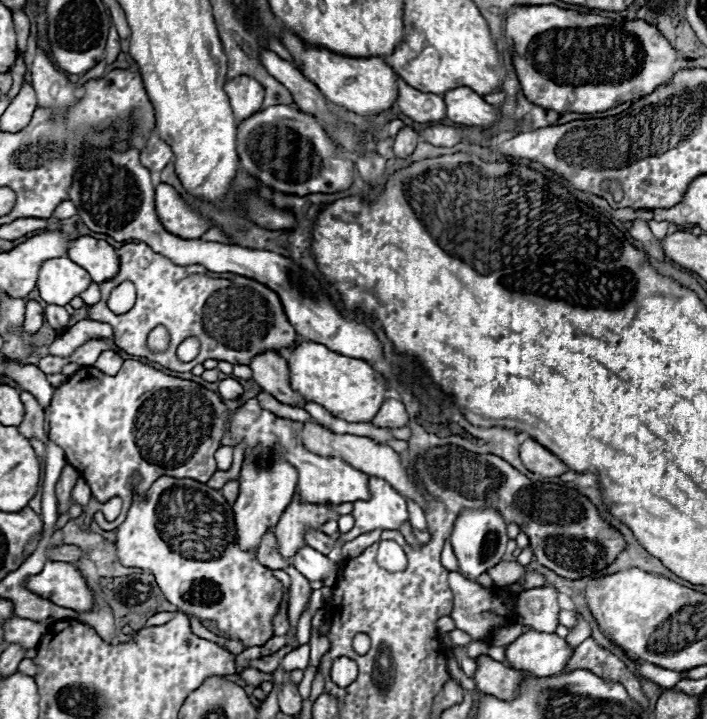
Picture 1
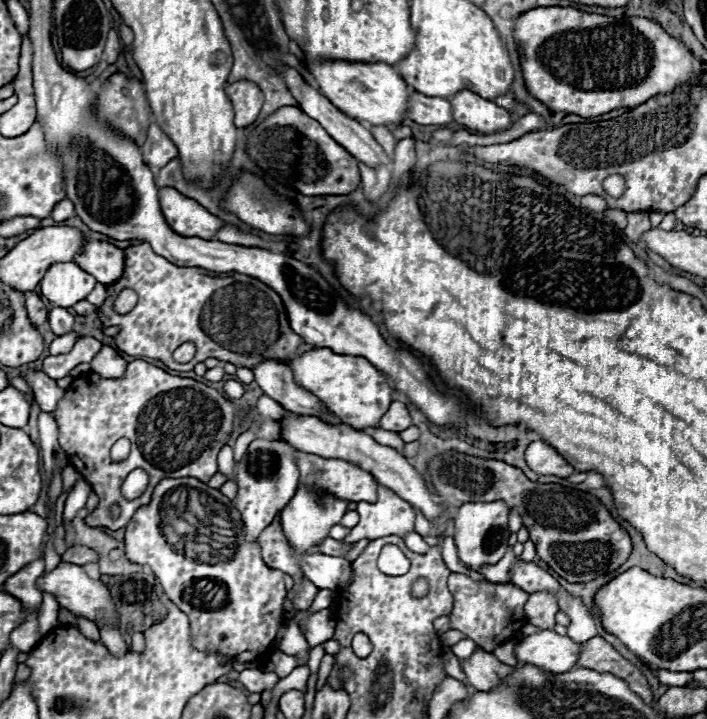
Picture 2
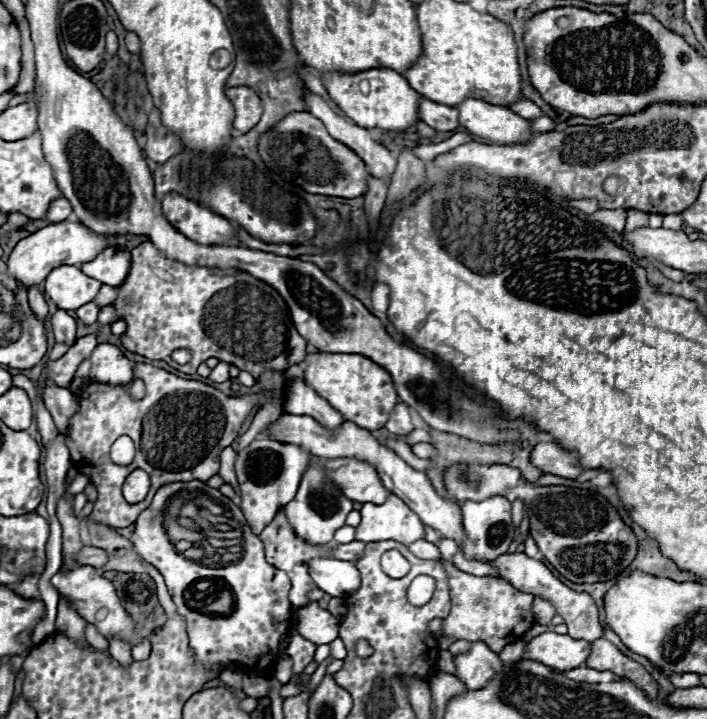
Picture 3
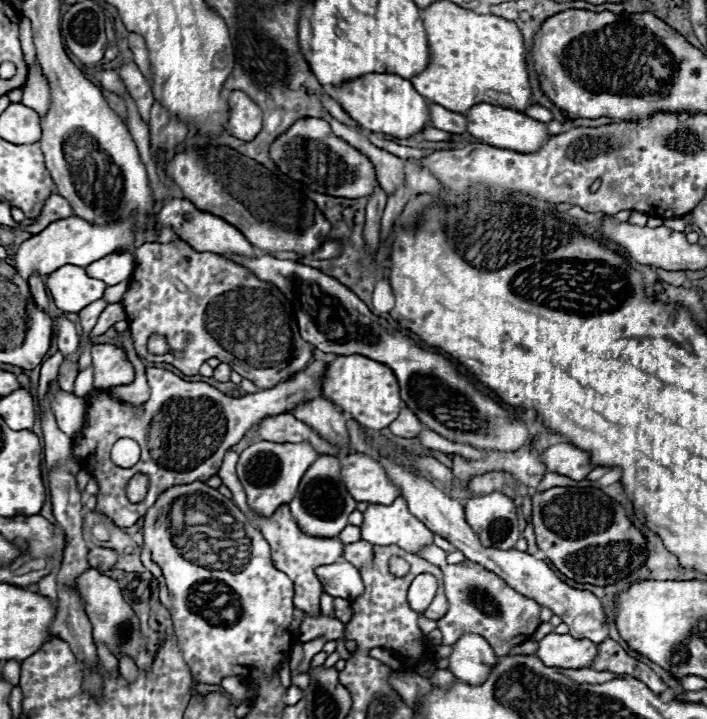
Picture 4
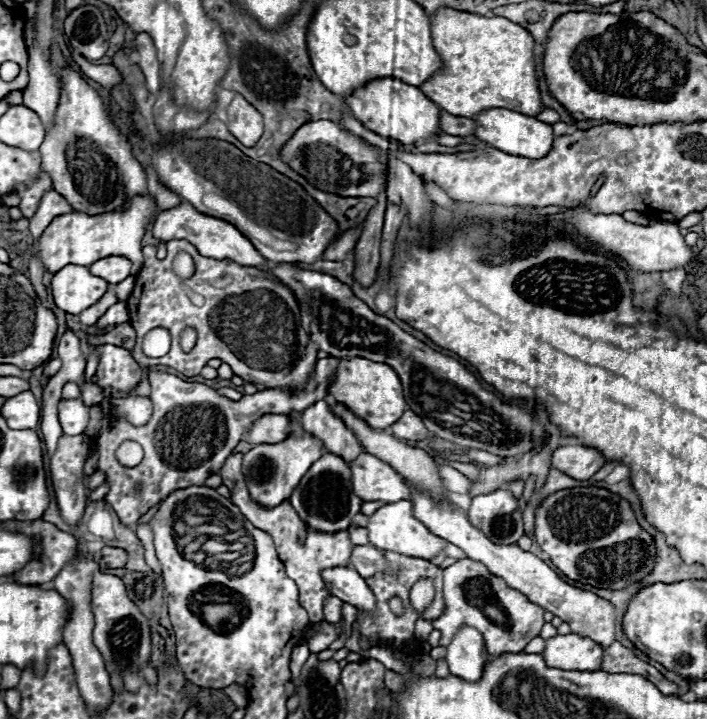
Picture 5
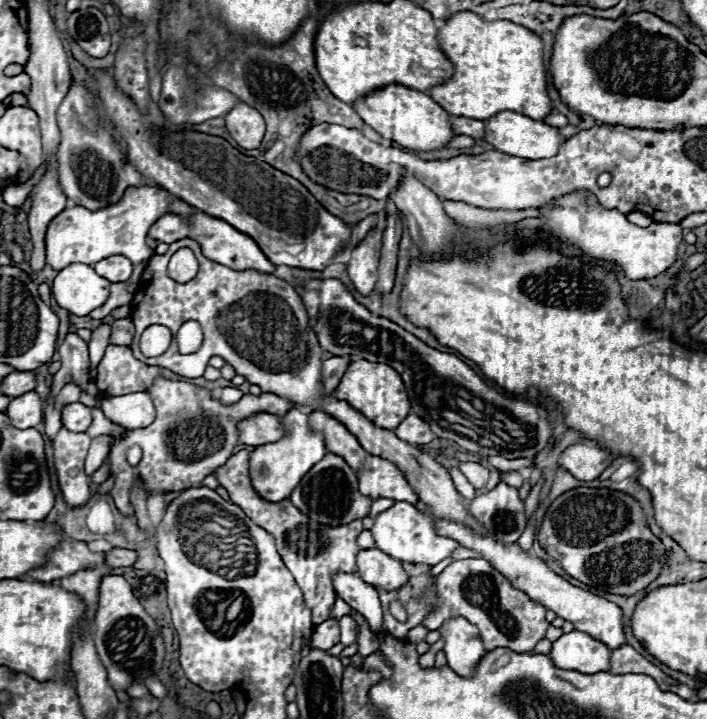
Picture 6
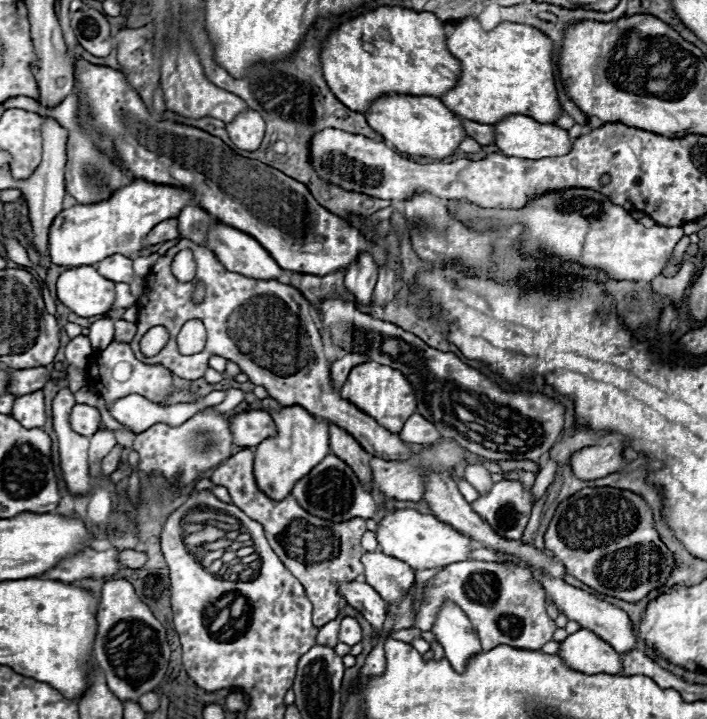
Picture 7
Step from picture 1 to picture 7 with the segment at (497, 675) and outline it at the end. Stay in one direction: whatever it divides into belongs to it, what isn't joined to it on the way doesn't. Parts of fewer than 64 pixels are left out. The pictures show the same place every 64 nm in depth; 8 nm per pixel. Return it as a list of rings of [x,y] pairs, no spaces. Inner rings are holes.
[[[450,600],[440,606],[432,632],[436,634],[436,640],[444,646],[446,658],[456,672],[462,672],[466,660],[482,650],[468,616]]]

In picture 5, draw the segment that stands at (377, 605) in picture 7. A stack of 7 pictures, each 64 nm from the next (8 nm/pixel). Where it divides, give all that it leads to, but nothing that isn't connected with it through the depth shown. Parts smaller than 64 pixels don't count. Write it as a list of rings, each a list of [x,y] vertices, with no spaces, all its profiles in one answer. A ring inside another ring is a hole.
[[[330,568],[322,572],[322,578],[326,580],[332,596],[338,596],[346,604],[352,604],[368,614],[376,612],[376,596],[354,568]]]

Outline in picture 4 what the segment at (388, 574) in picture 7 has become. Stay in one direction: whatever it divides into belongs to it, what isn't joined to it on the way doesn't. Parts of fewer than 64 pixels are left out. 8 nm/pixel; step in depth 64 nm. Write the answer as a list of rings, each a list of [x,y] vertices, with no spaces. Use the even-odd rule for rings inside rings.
[[[360,540],[360,542],[354,542],[354,544],[348,544],[344,548],[344,560],[354,564],[358,570],[362,570],[370,560],[372,560],[372,544]]]

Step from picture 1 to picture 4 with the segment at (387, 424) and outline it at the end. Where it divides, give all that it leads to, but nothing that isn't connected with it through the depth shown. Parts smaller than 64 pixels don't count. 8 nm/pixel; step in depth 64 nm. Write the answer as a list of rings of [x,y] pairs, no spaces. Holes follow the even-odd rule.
[[[402,408],[400,416],[388,428],[392,430],[392,434],[402,436],[402,438],[416,438],[424,430],[424,426],[420,424],[420,420],[408,408]]]

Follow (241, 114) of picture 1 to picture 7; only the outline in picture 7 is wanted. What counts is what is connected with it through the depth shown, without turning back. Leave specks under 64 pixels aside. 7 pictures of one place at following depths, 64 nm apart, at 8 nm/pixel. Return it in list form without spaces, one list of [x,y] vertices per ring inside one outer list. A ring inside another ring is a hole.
[[[248,110],[242,116],[236,116],[236,120],[226,126],[226,130],[236,148],[254,152],[264,138],[264,120],[258,116],[258,112]]]

